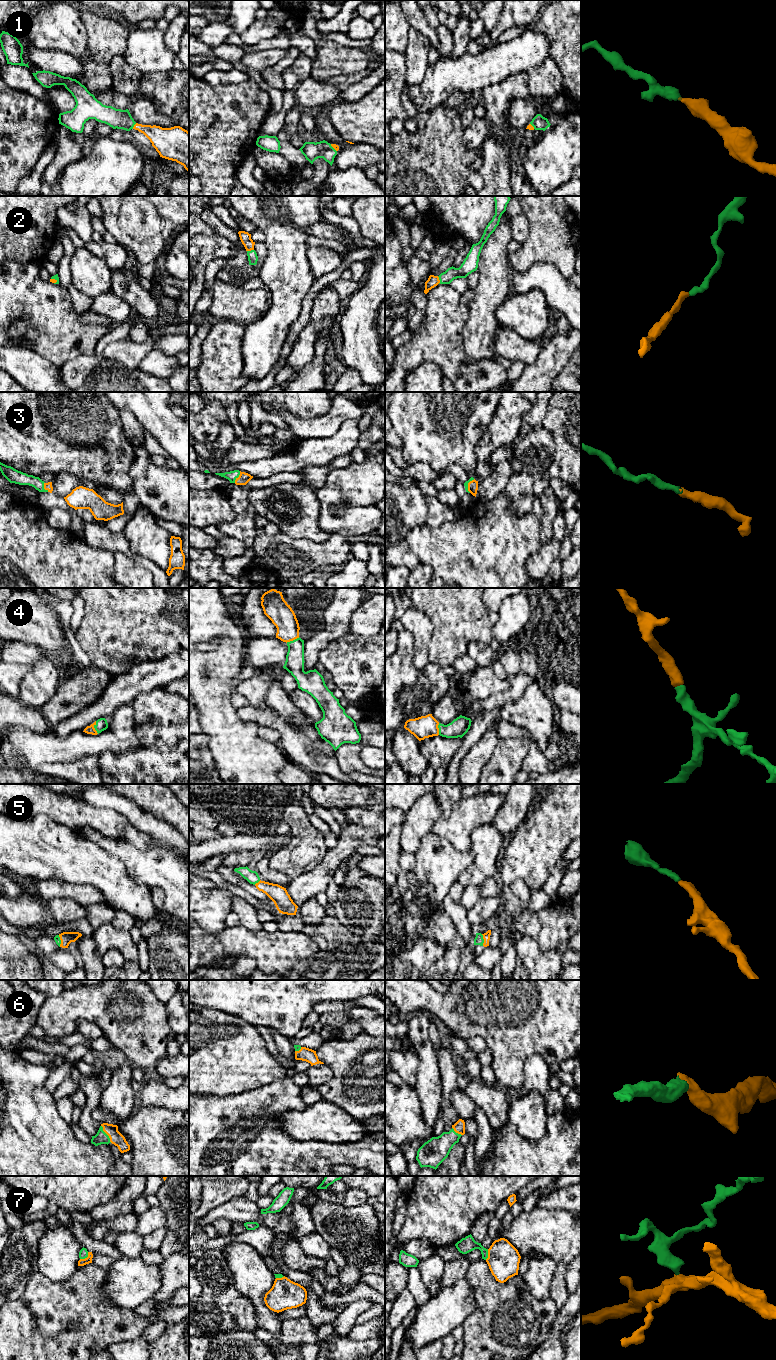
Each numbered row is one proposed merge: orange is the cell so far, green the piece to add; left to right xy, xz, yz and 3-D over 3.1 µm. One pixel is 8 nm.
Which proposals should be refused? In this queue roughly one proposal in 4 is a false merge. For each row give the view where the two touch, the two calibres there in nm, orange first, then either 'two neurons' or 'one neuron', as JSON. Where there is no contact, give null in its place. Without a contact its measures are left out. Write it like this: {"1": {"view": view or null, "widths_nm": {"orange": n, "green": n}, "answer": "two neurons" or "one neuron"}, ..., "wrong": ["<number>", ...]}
{"1": {"view": "xy", "widths_nm": {"orange": 190, "green": 160}, "answer": "one neuron"}, "2": {"view": "yz", "widths_nm": {"orange": 90, "green": 110}, "answer": "one neuron"}, "3": {"view": "xz", "widths_nm": {"orange": 90, "green": 80}, "answer": "one neuron"}, "4": {"view": "xy", "widths_nm": {"orange": 70, "green": 100}, "answer": "one neuron"}, "5": {"view": "yz", "widths_nm": {"orange": 60, "green": 70}, "answer": "one neuron"}, "6": {"view": "xy", "widths_nm": {"orange": 110, "green": 100}, "answer": "one neuron"}, "7": {"view": "xy", "widths_nm": {"orange": 60, "green": 70}, "answer": "one neuron"}, "wrong": []}

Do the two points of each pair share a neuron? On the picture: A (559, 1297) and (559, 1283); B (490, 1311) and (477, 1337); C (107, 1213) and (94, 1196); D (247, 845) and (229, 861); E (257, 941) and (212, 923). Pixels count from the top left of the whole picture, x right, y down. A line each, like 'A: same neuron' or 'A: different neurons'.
A: same neuron
B: same neuron
C: different neurons
D: different neurons
E: different neurons

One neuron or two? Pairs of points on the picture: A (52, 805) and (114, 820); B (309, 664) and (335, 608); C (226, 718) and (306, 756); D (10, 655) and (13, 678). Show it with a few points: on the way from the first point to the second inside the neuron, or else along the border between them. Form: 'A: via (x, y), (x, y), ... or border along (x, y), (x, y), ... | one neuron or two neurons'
A: via (67, 810), (99, 819) | one neuron
B: via (311, 650), (335, 625), (335, 622) | one neuron
C: border along (279, 744), (289, 760) | two neurons
D: border along (10, 663), (24, 663), (31, 666) | two neurons

